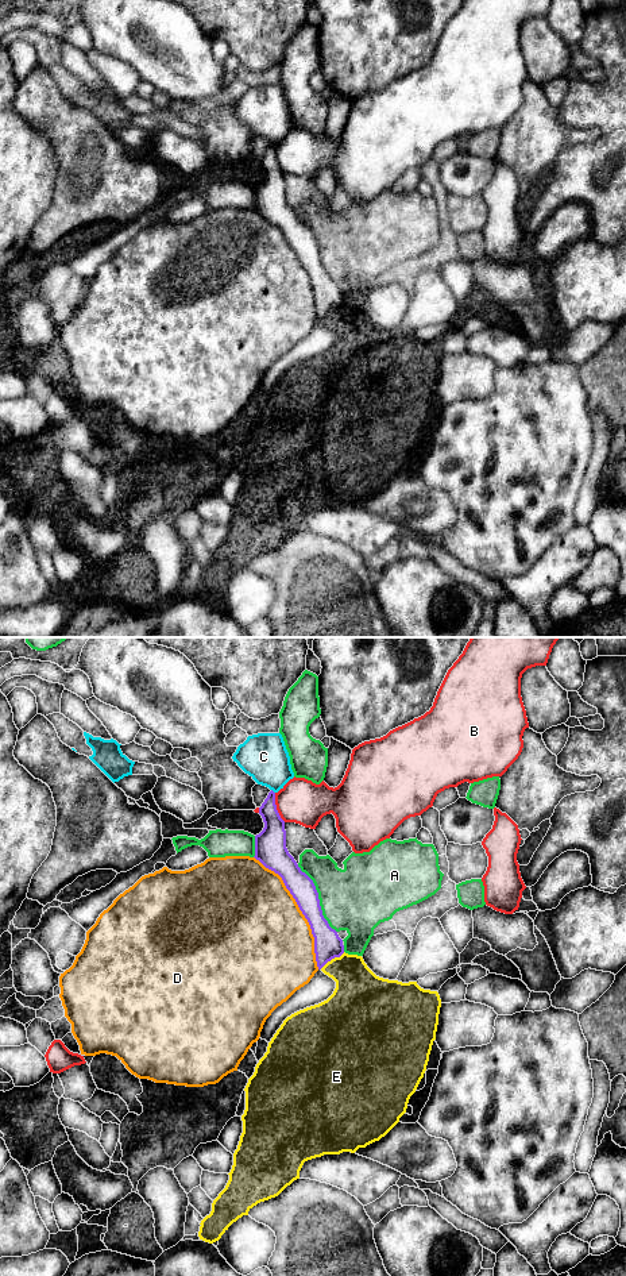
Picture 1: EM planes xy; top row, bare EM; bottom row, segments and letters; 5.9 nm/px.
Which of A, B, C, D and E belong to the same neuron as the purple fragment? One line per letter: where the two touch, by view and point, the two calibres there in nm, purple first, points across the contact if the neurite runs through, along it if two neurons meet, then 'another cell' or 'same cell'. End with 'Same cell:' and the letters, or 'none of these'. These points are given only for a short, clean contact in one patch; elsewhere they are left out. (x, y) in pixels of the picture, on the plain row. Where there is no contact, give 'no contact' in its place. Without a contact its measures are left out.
A: contact xy (317, 250); calibres 150 and 400 nm; another cell
B: contact xy (275, 160); calibres 190 and 260 nm; border xy (274, 145), (275, 161), (285, 173); another cell
C: contact xy (273, 143); calibres 140 and 280 nm; border xy (271, 141), (274, 145); another cell
D: contact xy (300, 261); calibres 160 and 500 nm; another cell
E: contact xy (332, 309); calibres 160 and 280 nm; border xy (344, 304), (332, 309), (320, 320); another cell
Same cell: none of these

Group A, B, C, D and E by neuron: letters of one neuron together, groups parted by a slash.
A / B / C / D / E

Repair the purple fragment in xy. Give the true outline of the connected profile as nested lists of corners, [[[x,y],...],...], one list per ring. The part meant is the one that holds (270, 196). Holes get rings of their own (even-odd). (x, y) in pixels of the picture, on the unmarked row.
[[[271,142],[259,159],[264,180],[255,188],[255,211],[278,225],[308,271],[314,289],[318,321],[344,305],[343,292],[322,267],[318,244],[313,232],[301,223],[286,200],[285,173],[281,170],[275,144]]]

